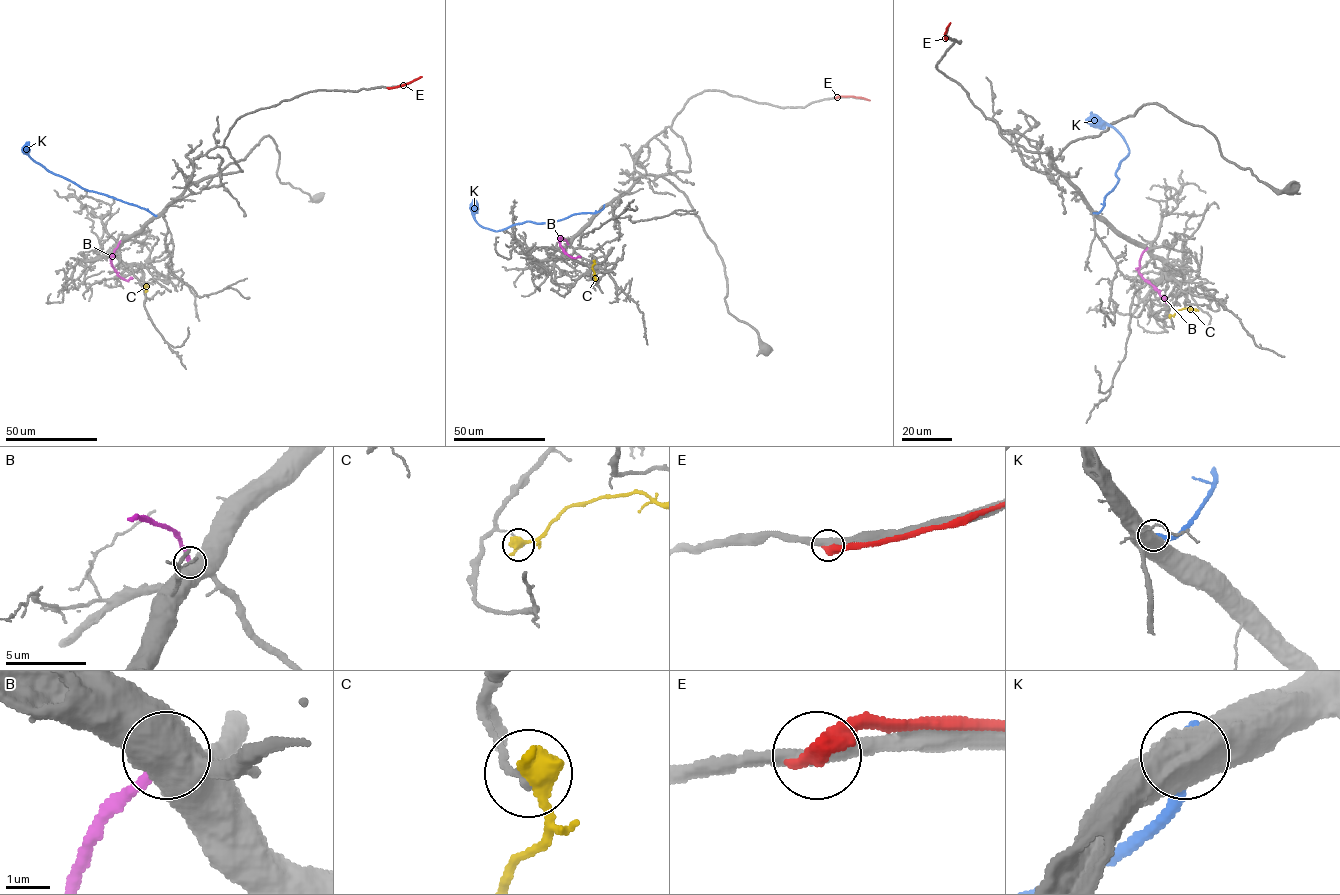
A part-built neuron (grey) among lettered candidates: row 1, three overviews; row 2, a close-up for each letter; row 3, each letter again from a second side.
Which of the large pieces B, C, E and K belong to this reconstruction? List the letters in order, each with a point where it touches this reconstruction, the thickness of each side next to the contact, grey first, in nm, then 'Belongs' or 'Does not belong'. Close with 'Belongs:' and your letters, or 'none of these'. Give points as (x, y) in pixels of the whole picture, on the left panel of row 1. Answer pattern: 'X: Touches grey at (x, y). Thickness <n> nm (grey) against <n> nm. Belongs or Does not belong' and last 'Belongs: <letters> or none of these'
B: Touches grey at (119, 241). Thickness 950 nm (grey) against 320 nm. Does not belong
C: Touches grey at (145, 291). Thickness 140 nm (grey) against 600 nm. Does not belong
E: Touches grey at (388, 88). Thickness 360 nm (grey) against 550 nm. Does not belong
K: Touches grey at (156, 215). Thickness 900 nm (grey) against 280 nm. Does not belong
Belongs: none of these

